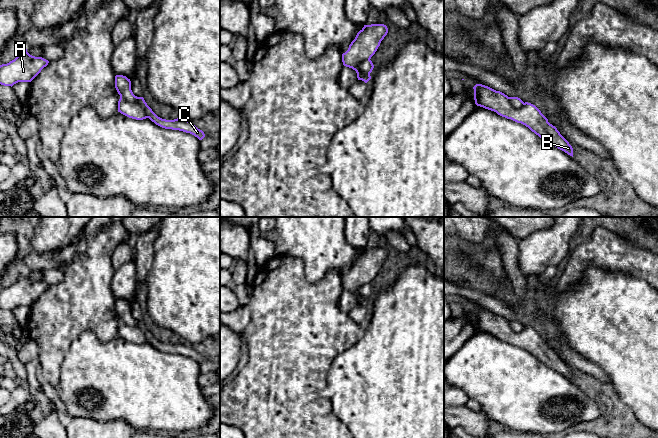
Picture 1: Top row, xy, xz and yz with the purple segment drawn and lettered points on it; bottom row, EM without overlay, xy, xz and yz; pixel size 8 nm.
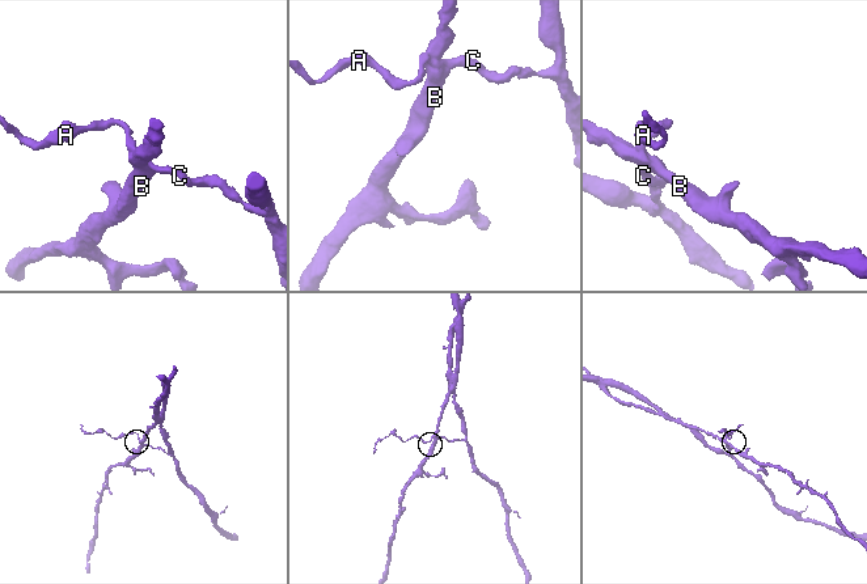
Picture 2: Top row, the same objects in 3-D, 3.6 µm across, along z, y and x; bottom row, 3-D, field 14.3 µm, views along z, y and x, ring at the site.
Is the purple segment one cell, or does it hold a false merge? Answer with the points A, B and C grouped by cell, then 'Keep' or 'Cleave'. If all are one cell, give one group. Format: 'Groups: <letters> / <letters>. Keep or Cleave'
Groups: A C / B. Cleave

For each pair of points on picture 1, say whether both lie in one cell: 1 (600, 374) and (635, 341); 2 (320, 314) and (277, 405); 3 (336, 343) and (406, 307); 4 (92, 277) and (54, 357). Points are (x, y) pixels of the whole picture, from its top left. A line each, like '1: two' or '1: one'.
1: two
2: one
3: two
4: one

